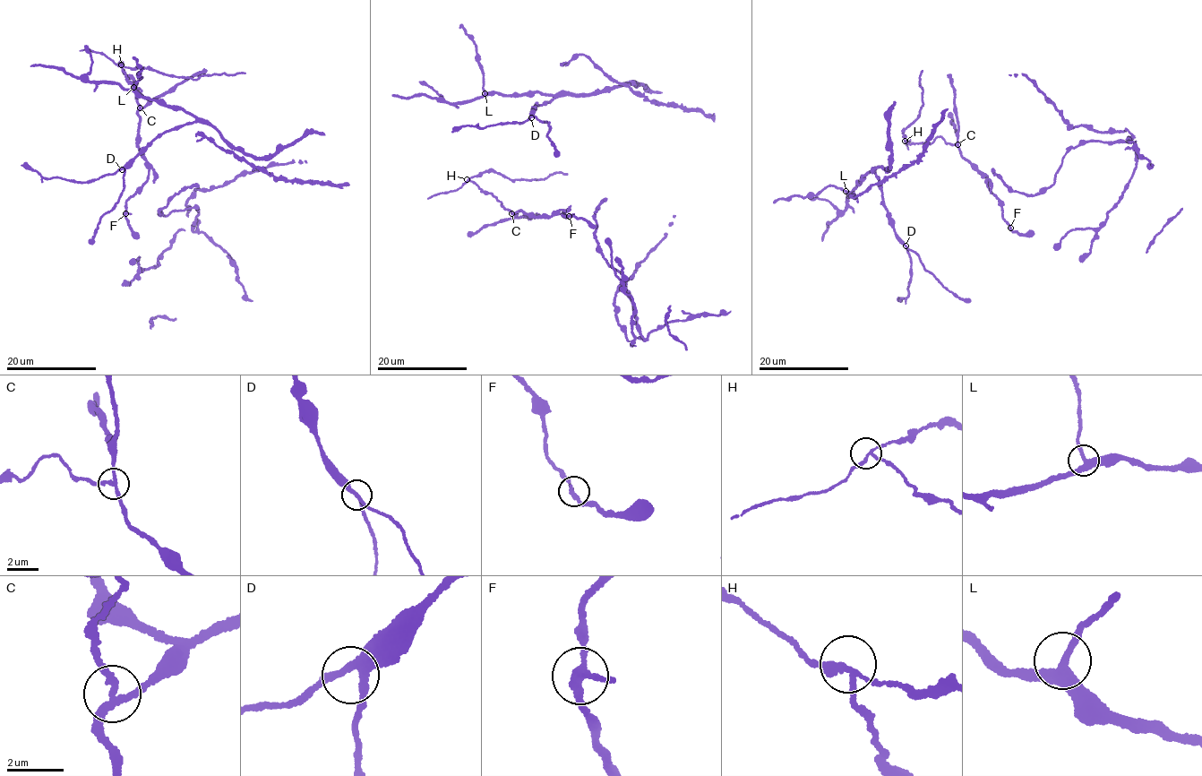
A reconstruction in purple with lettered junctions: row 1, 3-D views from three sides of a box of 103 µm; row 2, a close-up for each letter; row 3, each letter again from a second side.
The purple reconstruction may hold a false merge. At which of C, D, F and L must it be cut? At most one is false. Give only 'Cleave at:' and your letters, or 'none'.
Cleave at: C

